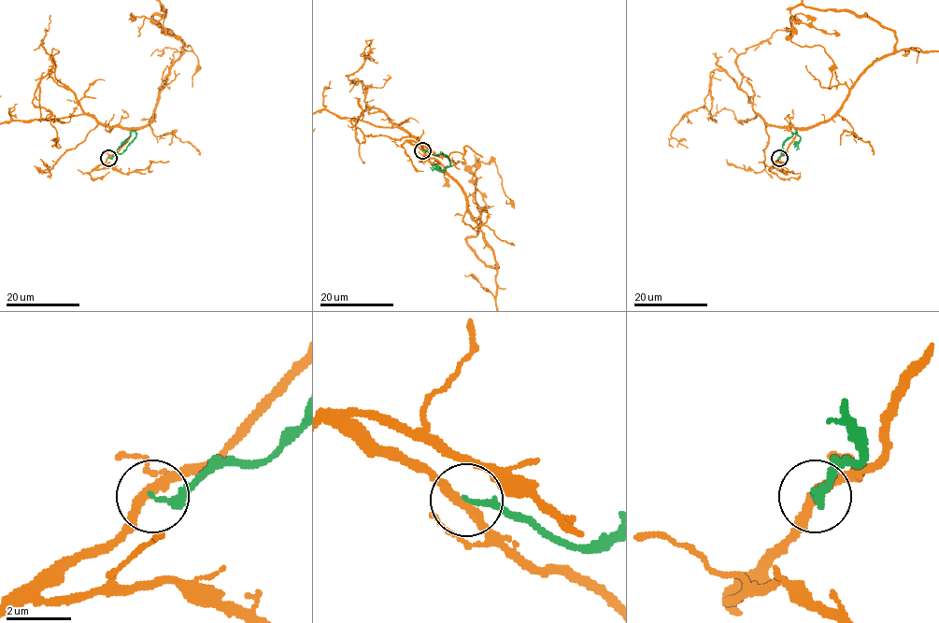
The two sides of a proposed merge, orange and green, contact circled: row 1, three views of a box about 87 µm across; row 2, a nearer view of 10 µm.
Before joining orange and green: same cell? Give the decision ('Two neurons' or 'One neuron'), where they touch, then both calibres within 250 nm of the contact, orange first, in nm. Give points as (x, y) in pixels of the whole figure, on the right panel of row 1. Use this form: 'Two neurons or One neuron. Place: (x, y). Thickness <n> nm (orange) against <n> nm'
Two neurons. Place: (779, 158). Thickness 280 nm (orange) against 170 nm

